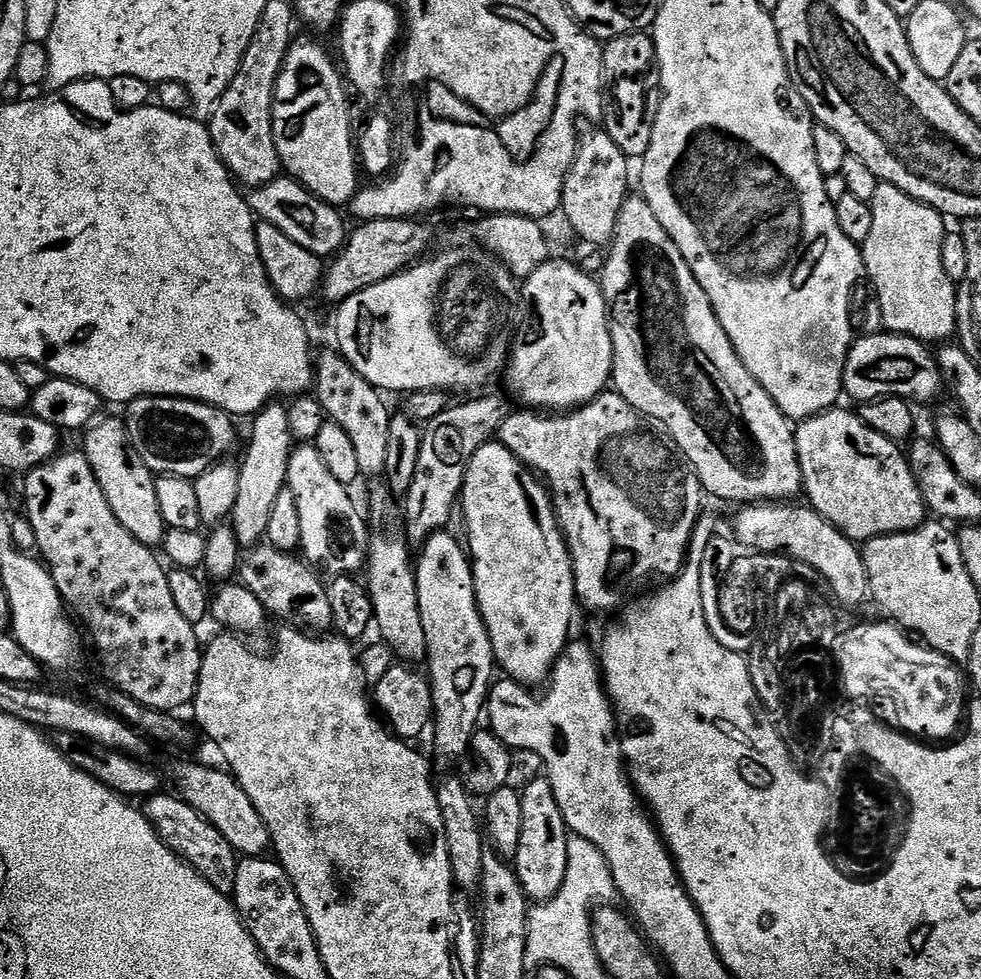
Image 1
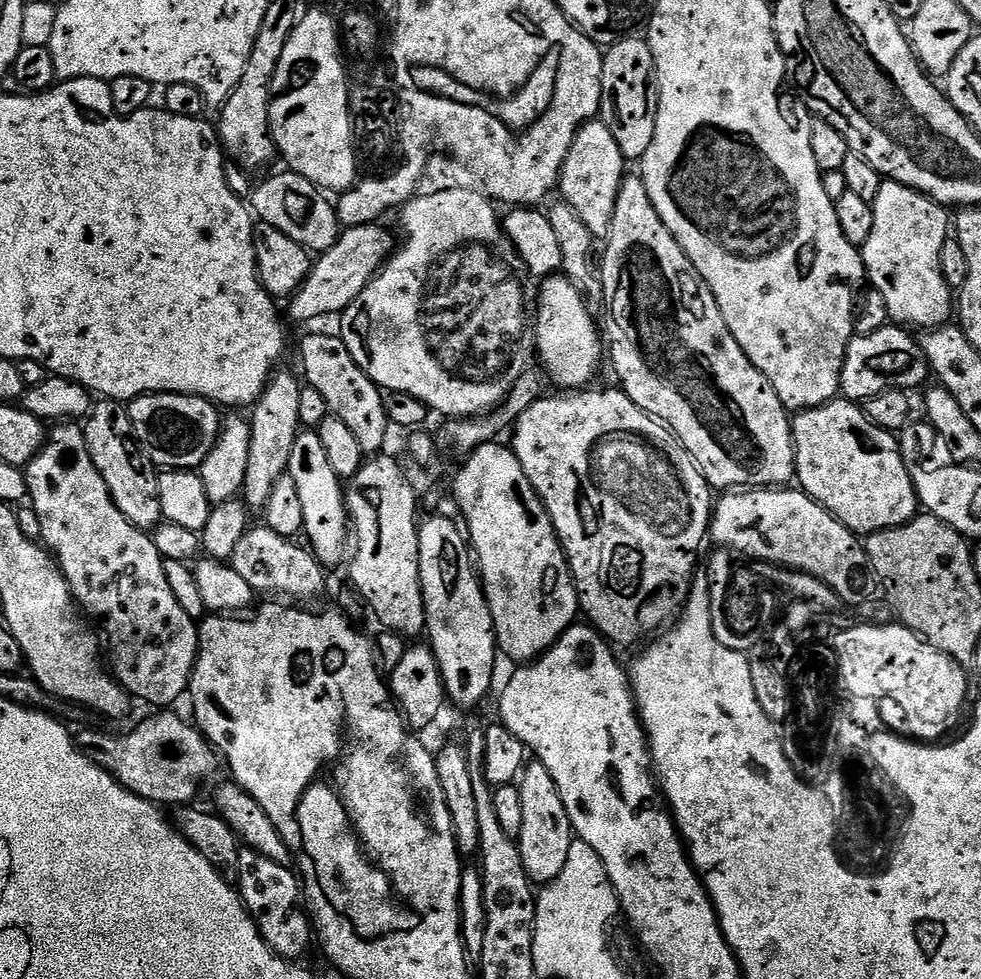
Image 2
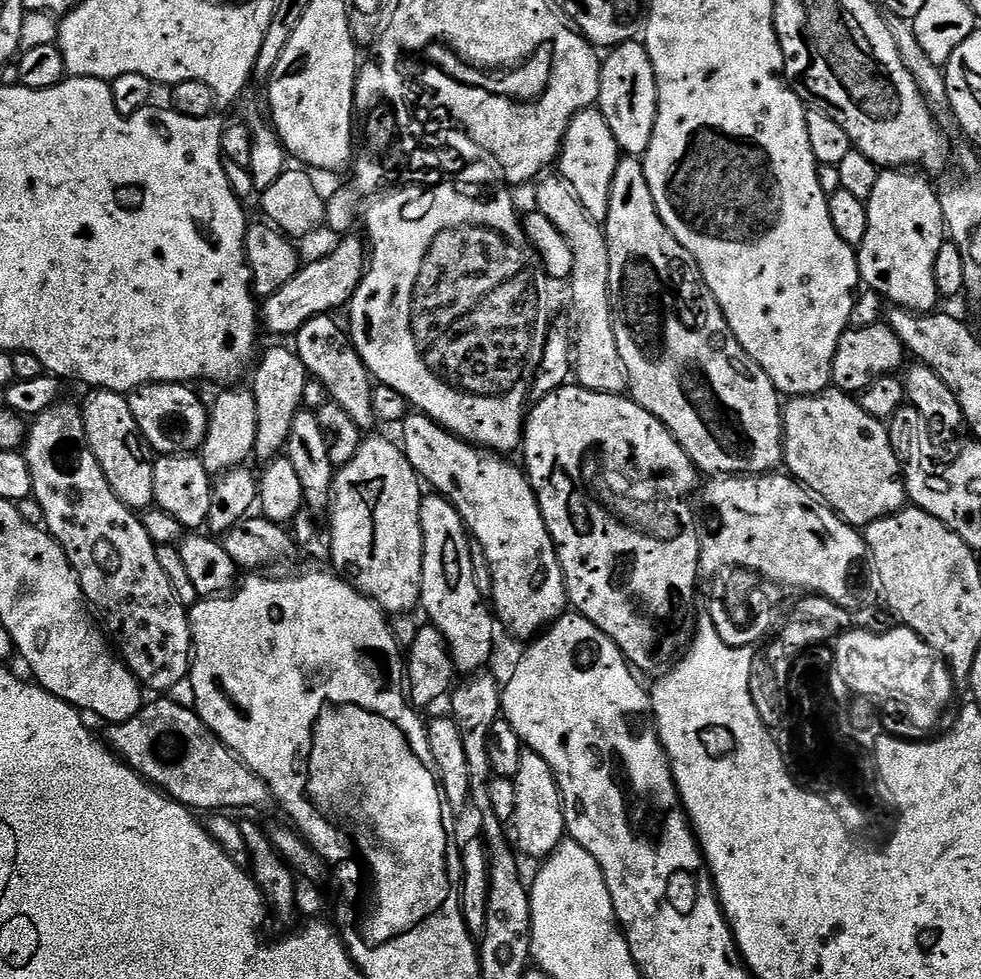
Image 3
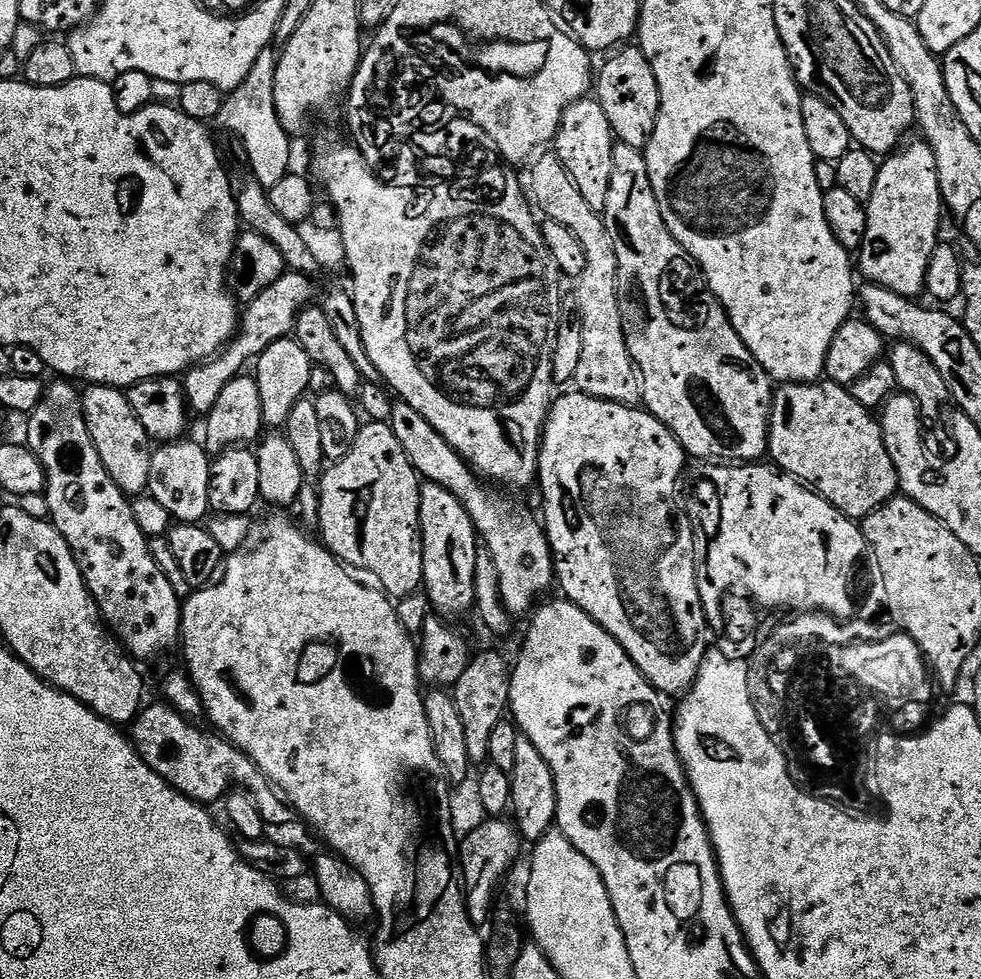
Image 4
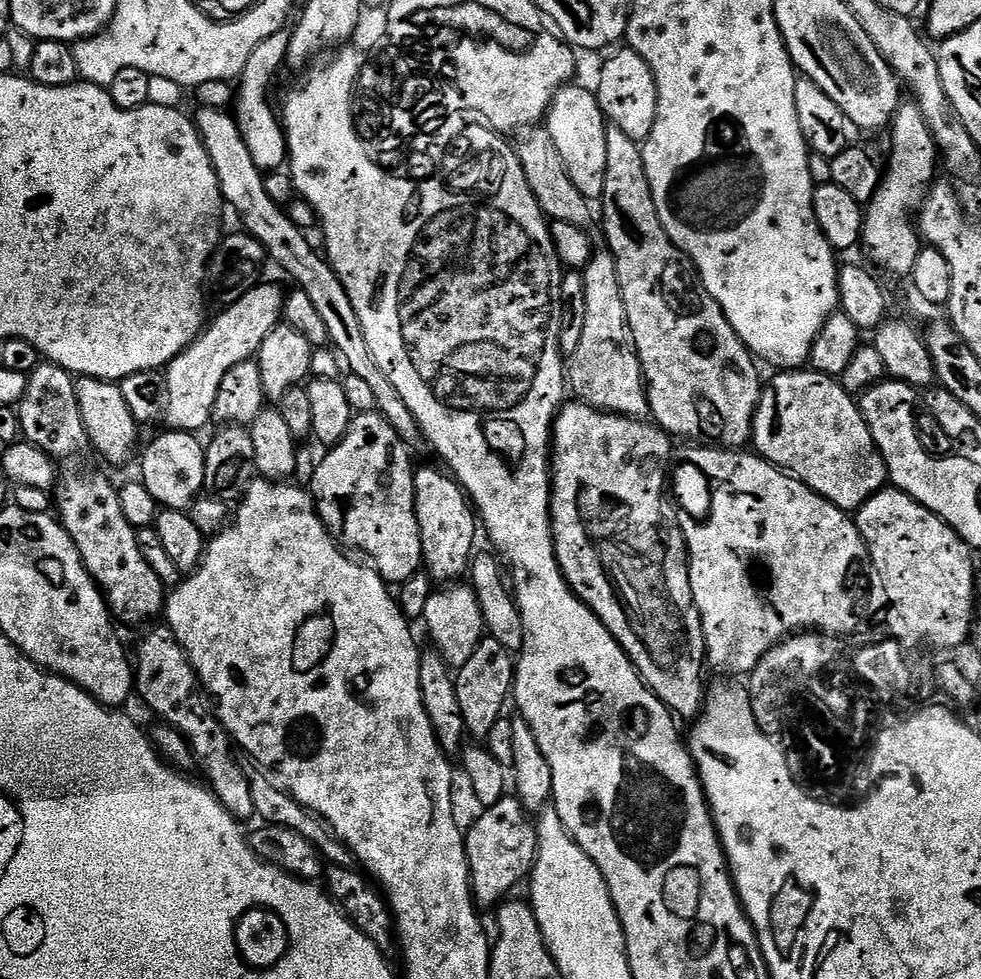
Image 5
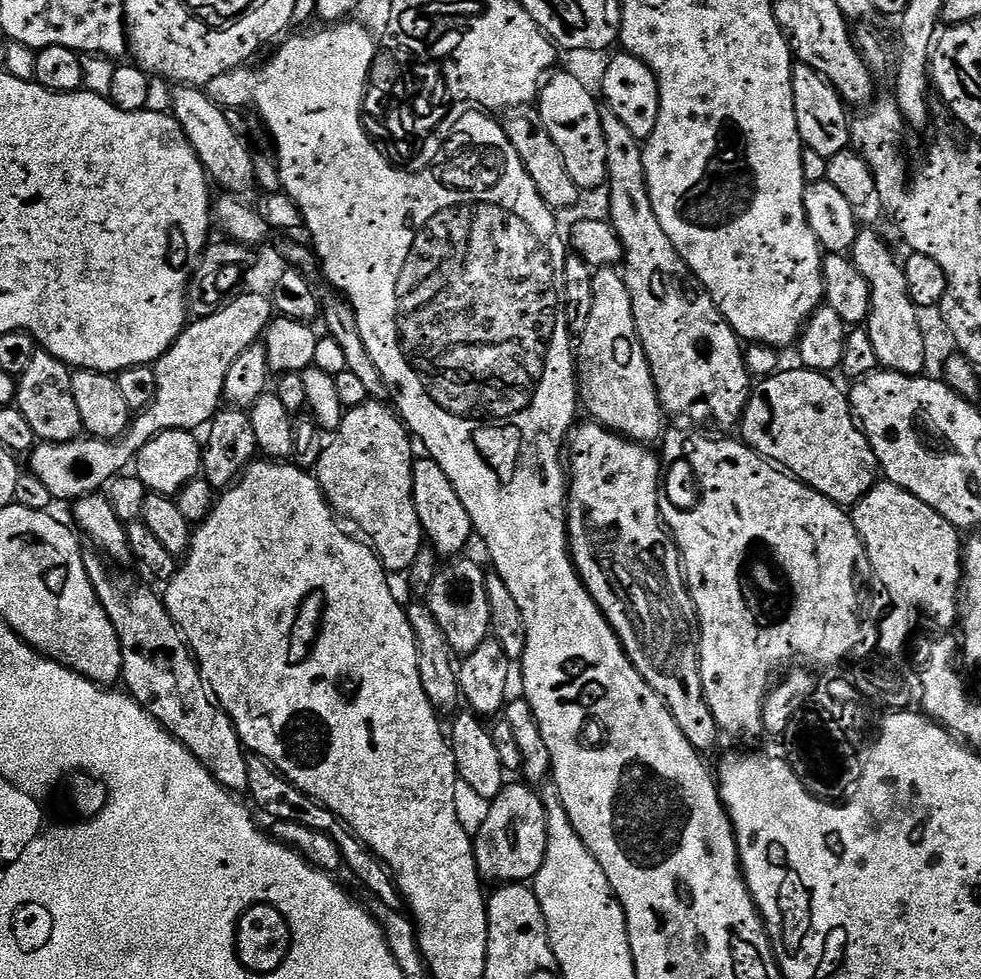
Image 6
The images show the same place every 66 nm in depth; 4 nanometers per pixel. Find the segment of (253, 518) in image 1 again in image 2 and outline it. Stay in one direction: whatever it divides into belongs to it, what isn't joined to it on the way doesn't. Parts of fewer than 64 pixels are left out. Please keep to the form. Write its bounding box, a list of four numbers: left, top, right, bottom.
[242,371,302,506]

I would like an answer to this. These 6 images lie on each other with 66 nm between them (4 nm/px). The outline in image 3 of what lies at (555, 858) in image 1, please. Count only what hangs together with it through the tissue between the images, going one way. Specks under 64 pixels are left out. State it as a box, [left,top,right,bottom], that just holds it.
[510,748,566,862]

